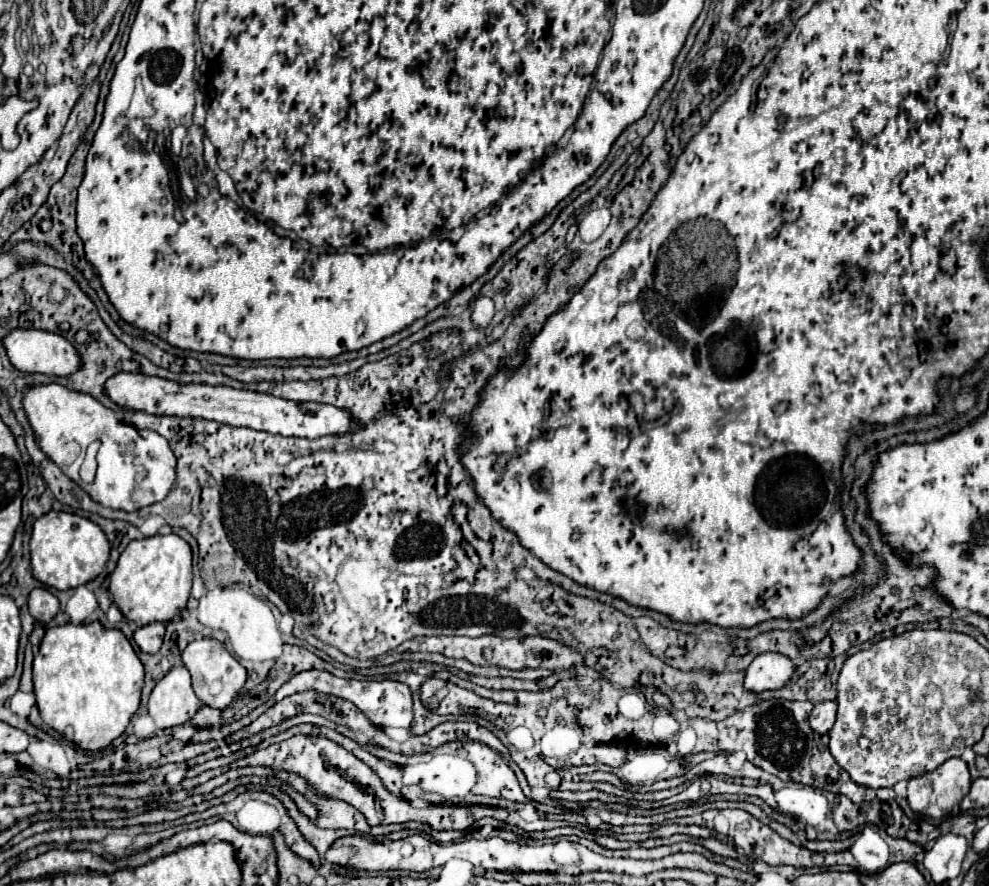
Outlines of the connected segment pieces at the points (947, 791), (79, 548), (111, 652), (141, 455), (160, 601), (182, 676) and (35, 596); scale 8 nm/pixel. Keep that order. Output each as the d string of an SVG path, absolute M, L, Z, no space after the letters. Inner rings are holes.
M955 757L945 761L941 767L937 767L931 773L911 779L907 783L907 801L915 813L923 813L933 819L943 819L943 817L959 813L959 803L969 793L969 789L971 789L971 777L969 777L967 763Z
M51 511L35 521L29 549L33 577L43 585L59 591L87 585L105 569L109 559L109 541L99 525L91 523L85 517L57 511Z
M99 621L87 625L61 625L47 629L33 661L33 683L41 719L83 751L101 751L117 739L139 709L143 689L143 663L119 629L107 629Z
M49 383L49 385L39 385L39 387L31 387L25 393L23 399L25 405L25 413L29 417L29 423L35 431L35 435L39 437L39 447L47 453L47 457L71 479L75 481L83 491L89 493L89 497L97 503L101 503L103 507L109 509L121 509L121 511L139 511L147 505L159 503L167 497L167 493L173 489L175 483L175 465L177 465L177 457L173 455L169 443L165 437L161 437L155 431L137 431L133 425L121 423L117 421L115 413L107 407L103 407L99 401L95 401L91 395L85 393L77 393L73 389L67 389L63 385L57 383ZM93 441L101 441L105 445L105 465L99 465L99 473L93 485L87 485L81 481L79 477L79 467L81 467L81 459L85 455L85 449L93 443Z
M175 533L131 541L111 573L109 591L113 595L113 603L139 627L155 621L167 623L187 605L191 593L191 569L191 547Z
M175 667L155 685L149 697L149 715L157 729L169 729L187 723L201 705L201 699L193 693L189 671Z
M33 589L29 595L29 613L39 623L49 623L59 613L59 599L47 589Z

